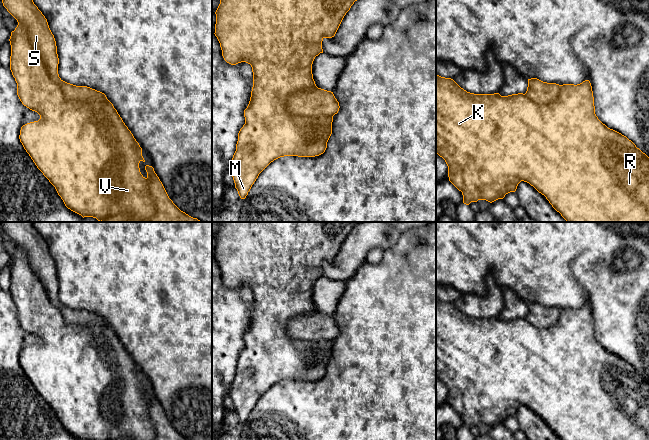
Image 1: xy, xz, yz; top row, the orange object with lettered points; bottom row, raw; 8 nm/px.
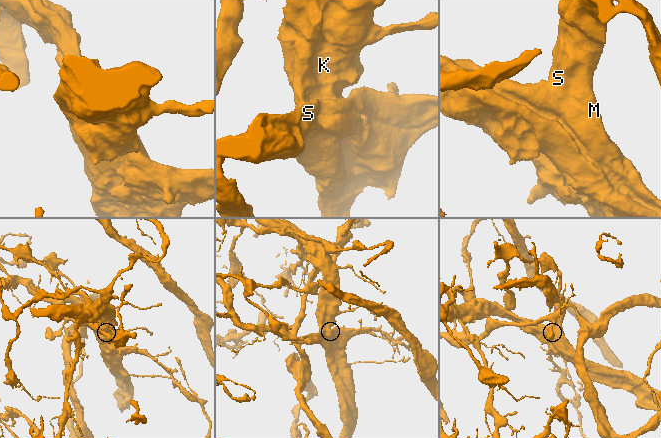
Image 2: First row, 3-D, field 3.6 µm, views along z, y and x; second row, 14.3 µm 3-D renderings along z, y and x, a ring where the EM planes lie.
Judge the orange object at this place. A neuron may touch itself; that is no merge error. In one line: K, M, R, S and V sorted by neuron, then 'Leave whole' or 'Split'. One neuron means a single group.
Groups: K M R S V. Leave whole

